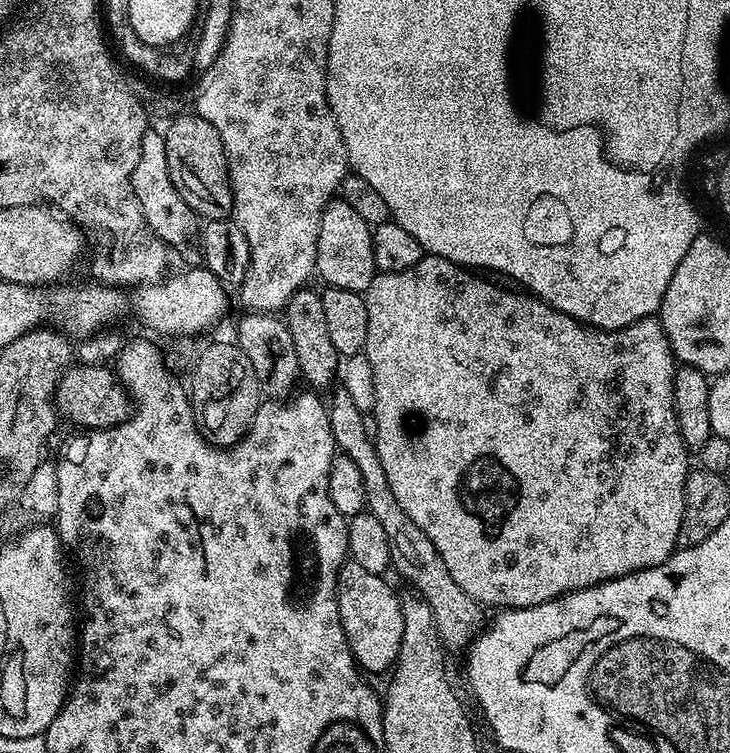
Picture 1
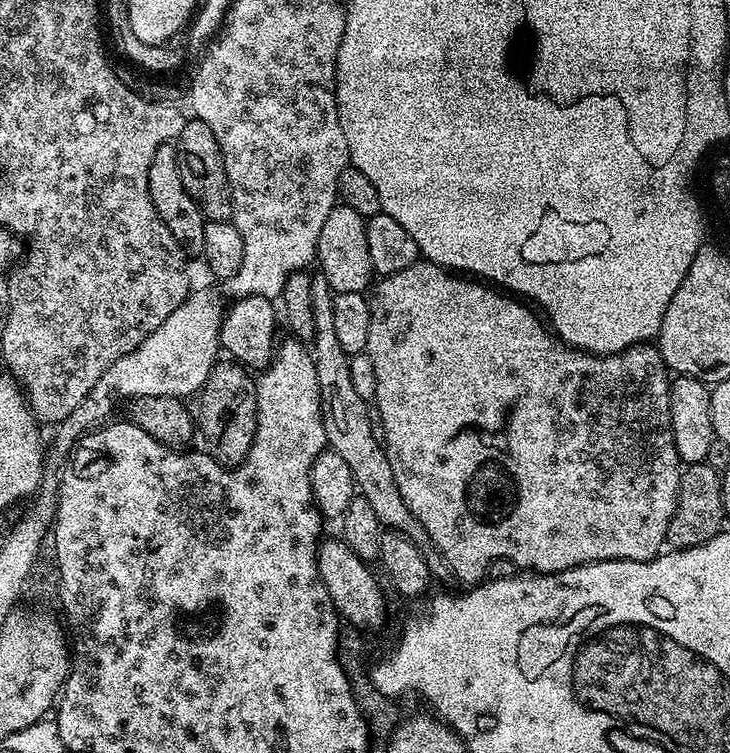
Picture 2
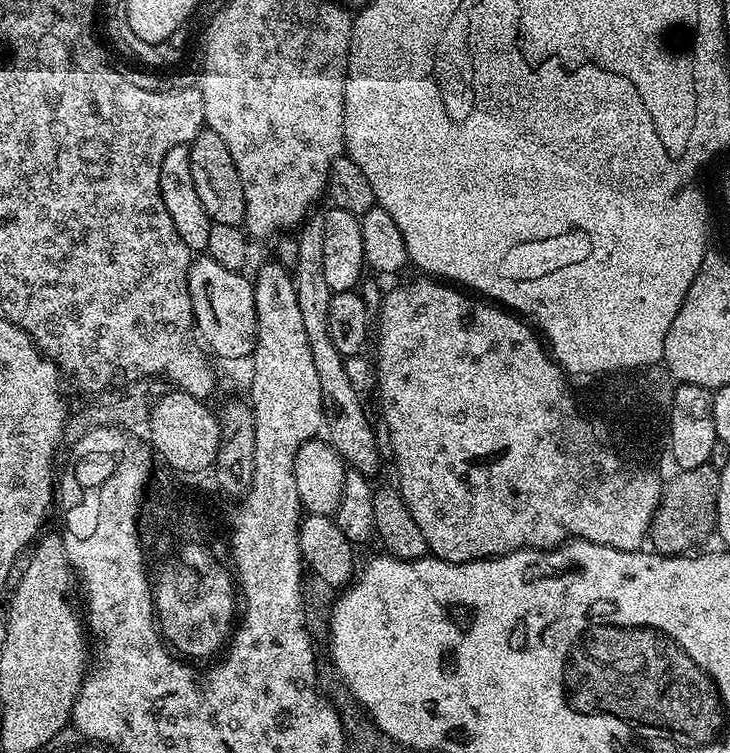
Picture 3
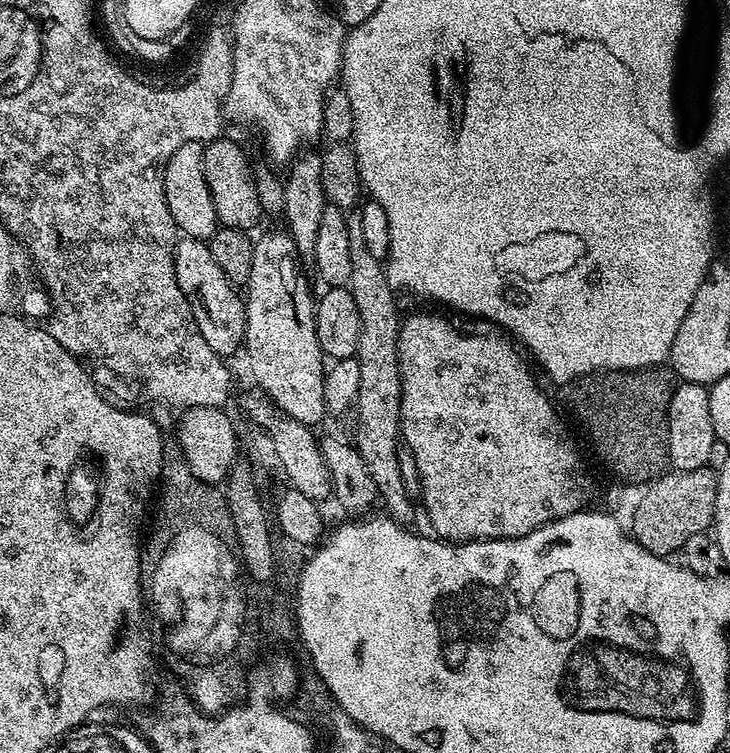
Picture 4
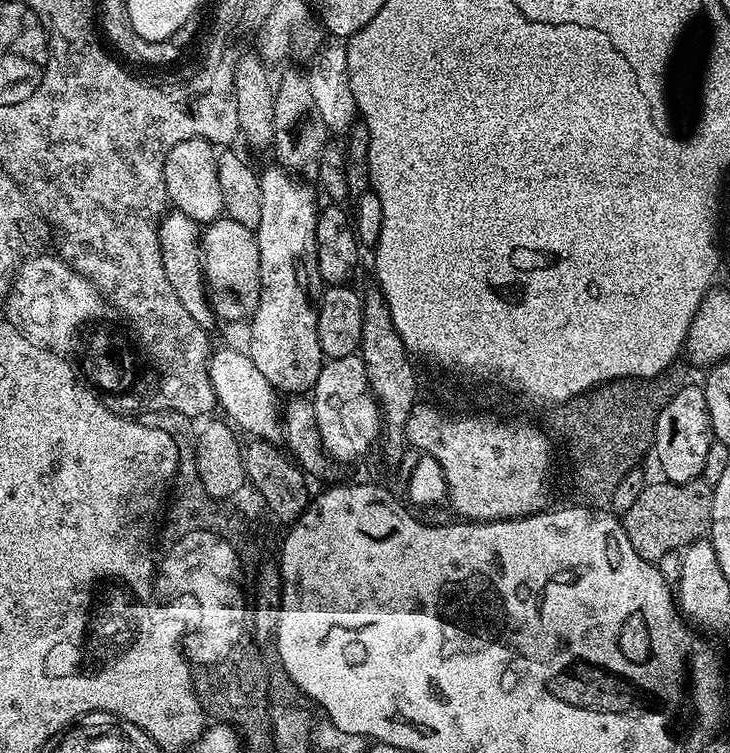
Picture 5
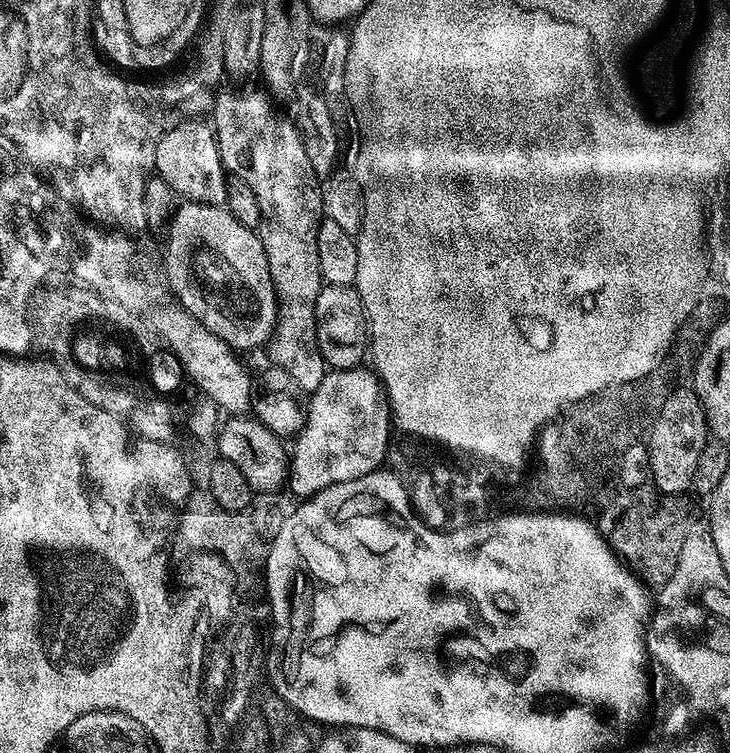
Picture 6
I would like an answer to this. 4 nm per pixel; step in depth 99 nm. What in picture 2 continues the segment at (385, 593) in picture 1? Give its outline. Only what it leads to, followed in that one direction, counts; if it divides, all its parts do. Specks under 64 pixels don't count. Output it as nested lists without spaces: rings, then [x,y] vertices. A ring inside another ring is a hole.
[[[342,538],[336,540],[321,539],[319,548],[316,549],[318,574],[326,586],[326,594],[330,594],[332,605],[337,613],[351,627],[357,630],[364,628],[380,628],[384,624],[384,592],[376,581],[376,576],[371,572],[369,565]]]

